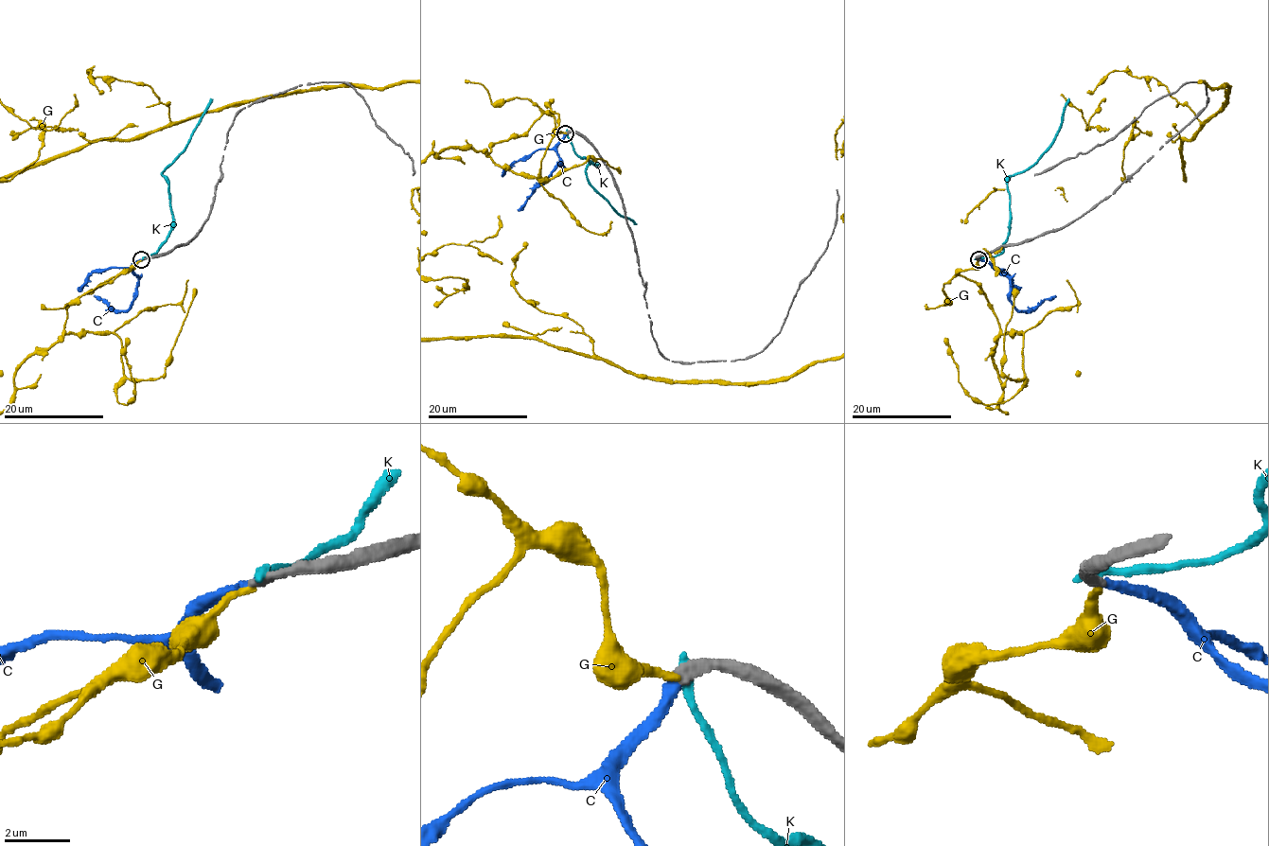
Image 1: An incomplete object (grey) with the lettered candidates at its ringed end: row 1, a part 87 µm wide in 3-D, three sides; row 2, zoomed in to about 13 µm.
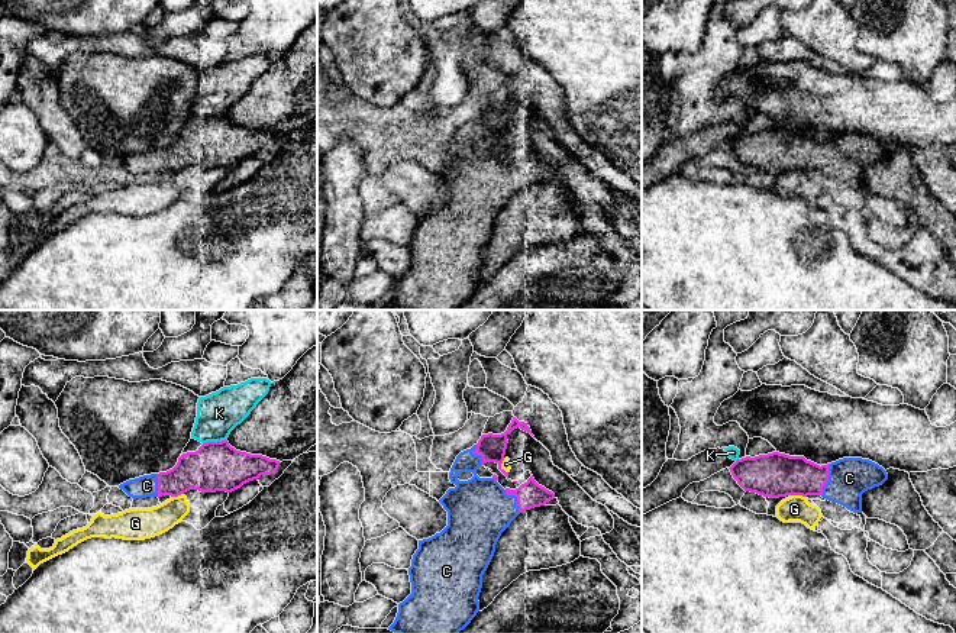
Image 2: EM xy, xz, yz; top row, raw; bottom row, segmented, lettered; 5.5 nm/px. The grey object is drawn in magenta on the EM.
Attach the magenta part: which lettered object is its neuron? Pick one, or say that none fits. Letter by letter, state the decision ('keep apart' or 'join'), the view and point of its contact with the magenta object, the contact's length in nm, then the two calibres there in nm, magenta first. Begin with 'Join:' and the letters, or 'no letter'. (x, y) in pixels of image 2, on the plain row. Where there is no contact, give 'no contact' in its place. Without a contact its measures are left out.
Join: C
C: join; contact yz (827, 155); length 190 nm; calibres 220 and 220 nm
G: keep apart; contact yz (798, 170); length 80 nm; calibres 240 and 140 nm
K: keep apart; contact xy (215, 118); length 140 nm; calibres 280 and 240 nm

